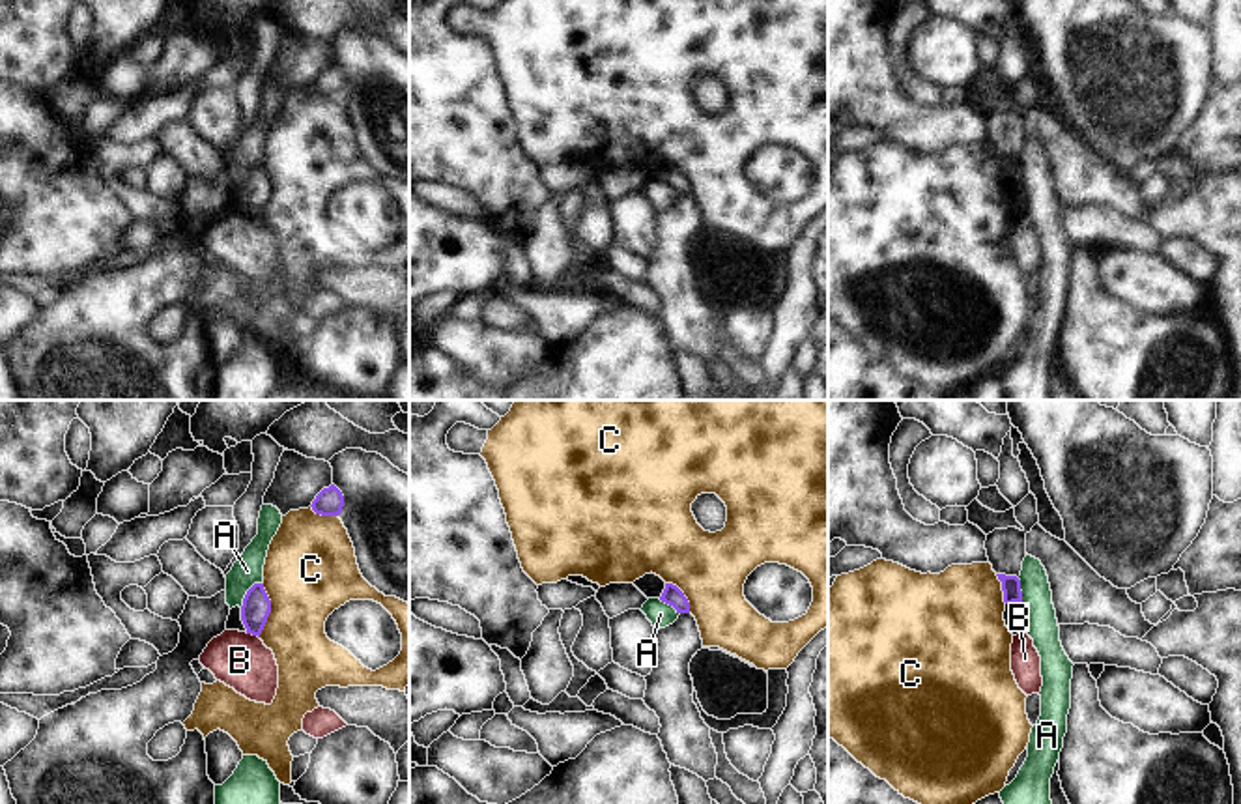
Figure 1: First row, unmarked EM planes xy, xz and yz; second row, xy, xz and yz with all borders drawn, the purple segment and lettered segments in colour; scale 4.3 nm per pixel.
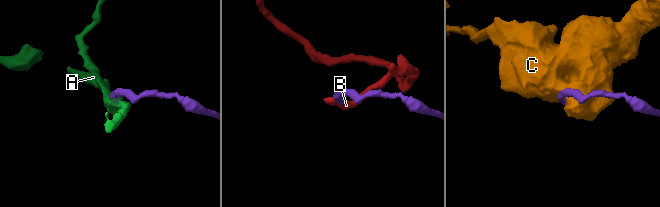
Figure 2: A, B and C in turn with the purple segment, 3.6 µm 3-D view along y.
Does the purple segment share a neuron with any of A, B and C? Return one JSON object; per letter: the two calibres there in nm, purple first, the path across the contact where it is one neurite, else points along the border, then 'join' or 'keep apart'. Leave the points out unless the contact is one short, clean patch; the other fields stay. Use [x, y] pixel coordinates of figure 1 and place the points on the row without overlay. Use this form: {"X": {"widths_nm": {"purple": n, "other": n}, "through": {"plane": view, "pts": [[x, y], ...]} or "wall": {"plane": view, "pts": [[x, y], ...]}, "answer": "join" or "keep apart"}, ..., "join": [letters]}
{"A": {"widths_nm": {"purple": 130, "other": 130}, "wall": {"plane": "xy", "pts": [[260, 163], [247, 172], [240, 187]]}, "answer": "keep apart"}, "B": {"widths_nm": {"purple": 130, "other": 240}, "wall": {"plane": "xy", "pts": [[245, 214], [258, 219]]}, "answer": "keep apart"}, "C": {"widths_nm": {"purple": 130, "other": 400}, "answer": "keep apart"}, "join": []}

